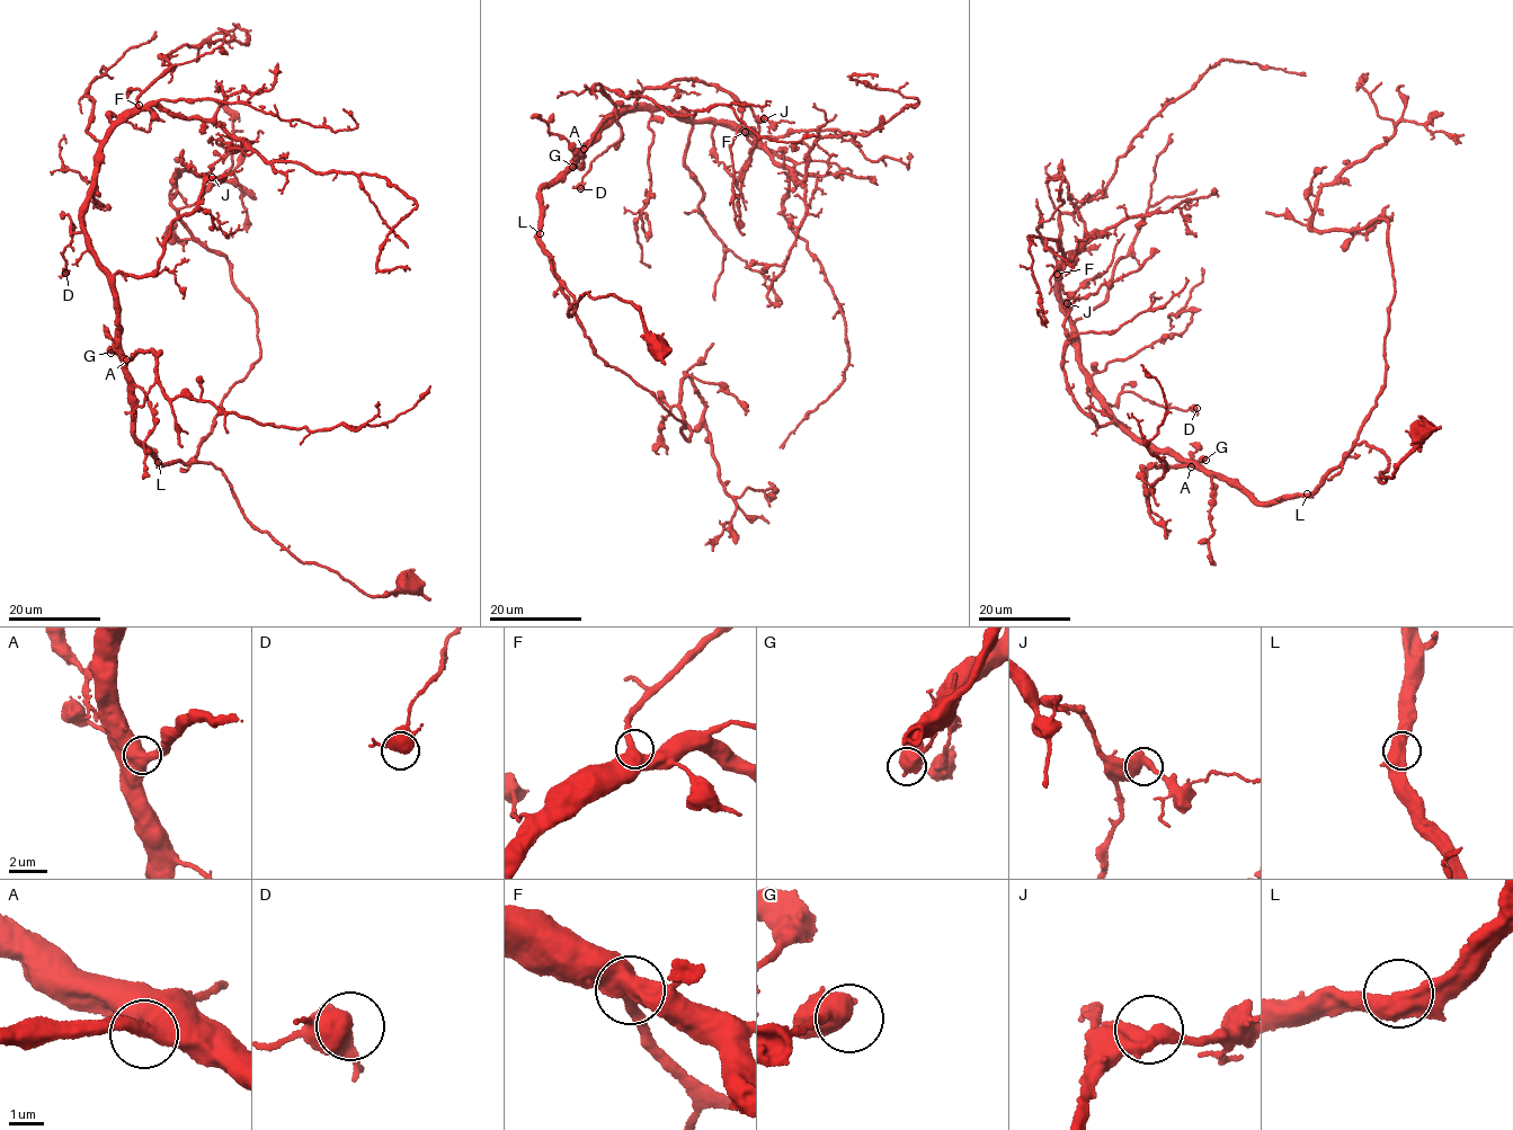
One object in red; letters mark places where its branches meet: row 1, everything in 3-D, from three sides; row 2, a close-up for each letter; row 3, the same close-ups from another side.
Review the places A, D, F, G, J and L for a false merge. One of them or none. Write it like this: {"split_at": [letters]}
{"split_at": []}

